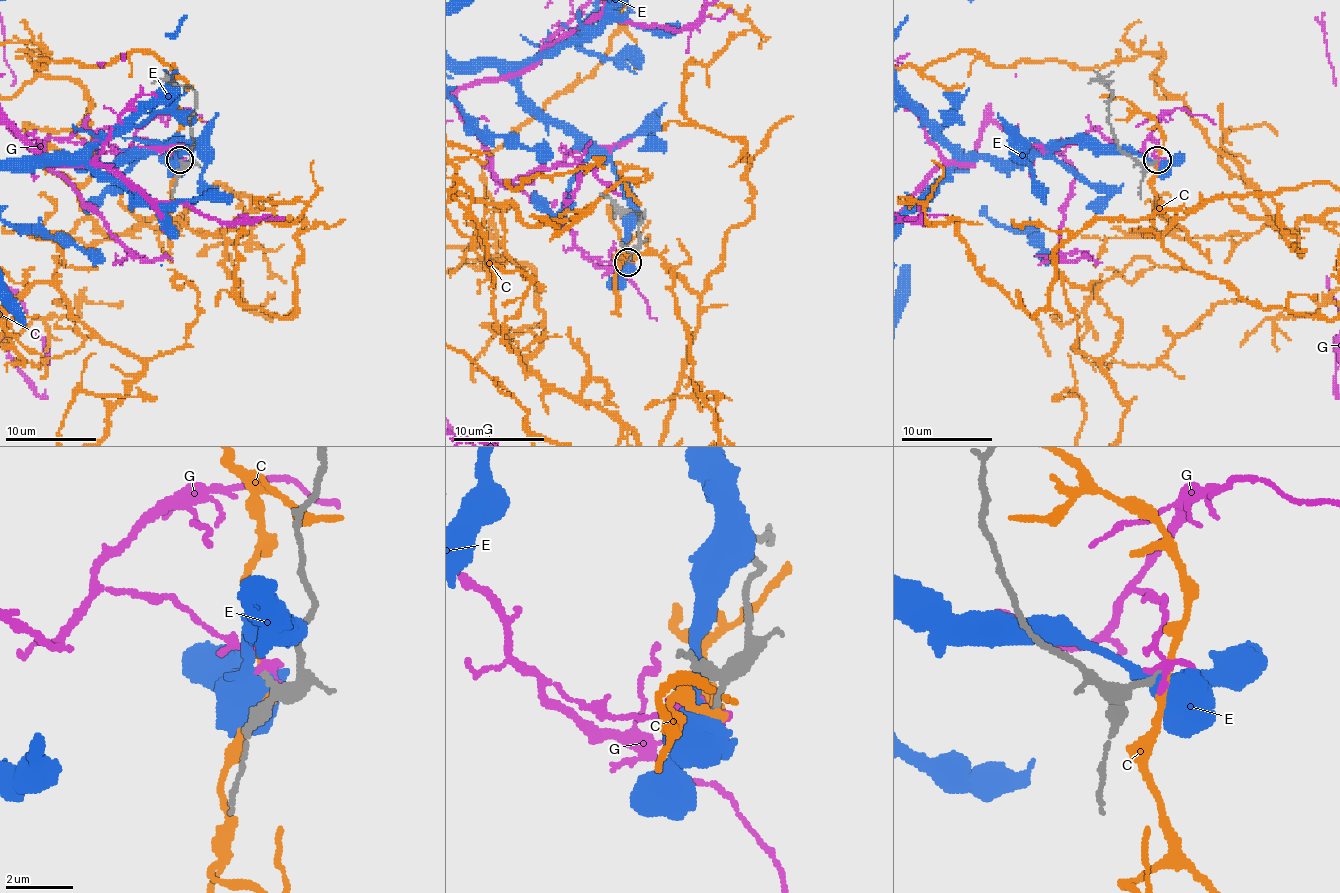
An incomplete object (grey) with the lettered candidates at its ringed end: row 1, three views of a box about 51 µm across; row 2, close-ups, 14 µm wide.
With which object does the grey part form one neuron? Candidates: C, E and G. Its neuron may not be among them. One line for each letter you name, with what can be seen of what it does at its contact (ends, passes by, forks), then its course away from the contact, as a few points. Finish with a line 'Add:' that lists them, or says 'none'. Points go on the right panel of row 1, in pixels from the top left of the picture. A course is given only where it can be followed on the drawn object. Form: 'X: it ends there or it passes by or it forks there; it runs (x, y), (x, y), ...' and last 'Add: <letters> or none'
Add: none

